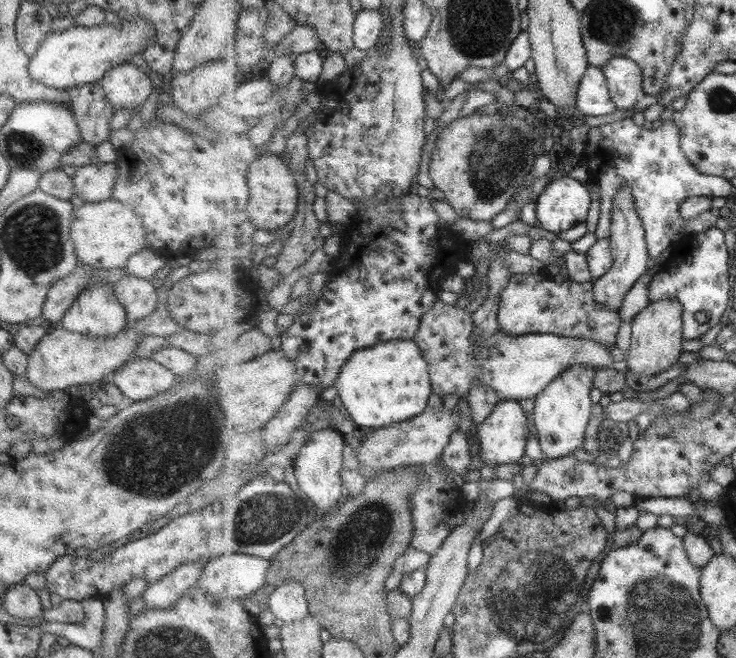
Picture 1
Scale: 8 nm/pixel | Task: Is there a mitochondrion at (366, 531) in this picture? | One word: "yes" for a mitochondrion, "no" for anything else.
yes

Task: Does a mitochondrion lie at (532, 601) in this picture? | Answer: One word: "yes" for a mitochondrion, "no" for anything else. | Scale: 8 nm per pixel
yes

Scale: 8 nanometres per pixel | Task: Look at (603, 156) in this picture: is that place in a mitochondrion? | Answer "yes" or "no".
no

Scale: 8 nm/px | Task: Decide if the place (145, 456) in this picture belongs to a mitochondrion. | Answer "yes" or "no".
yes

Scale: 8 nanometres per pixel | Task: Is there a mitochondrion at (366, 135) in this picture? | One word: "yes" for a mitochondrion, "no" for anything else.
yes

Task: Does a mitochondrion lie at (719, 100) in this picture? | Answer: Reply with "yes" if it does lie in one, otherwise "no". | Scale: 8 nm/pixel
yes

